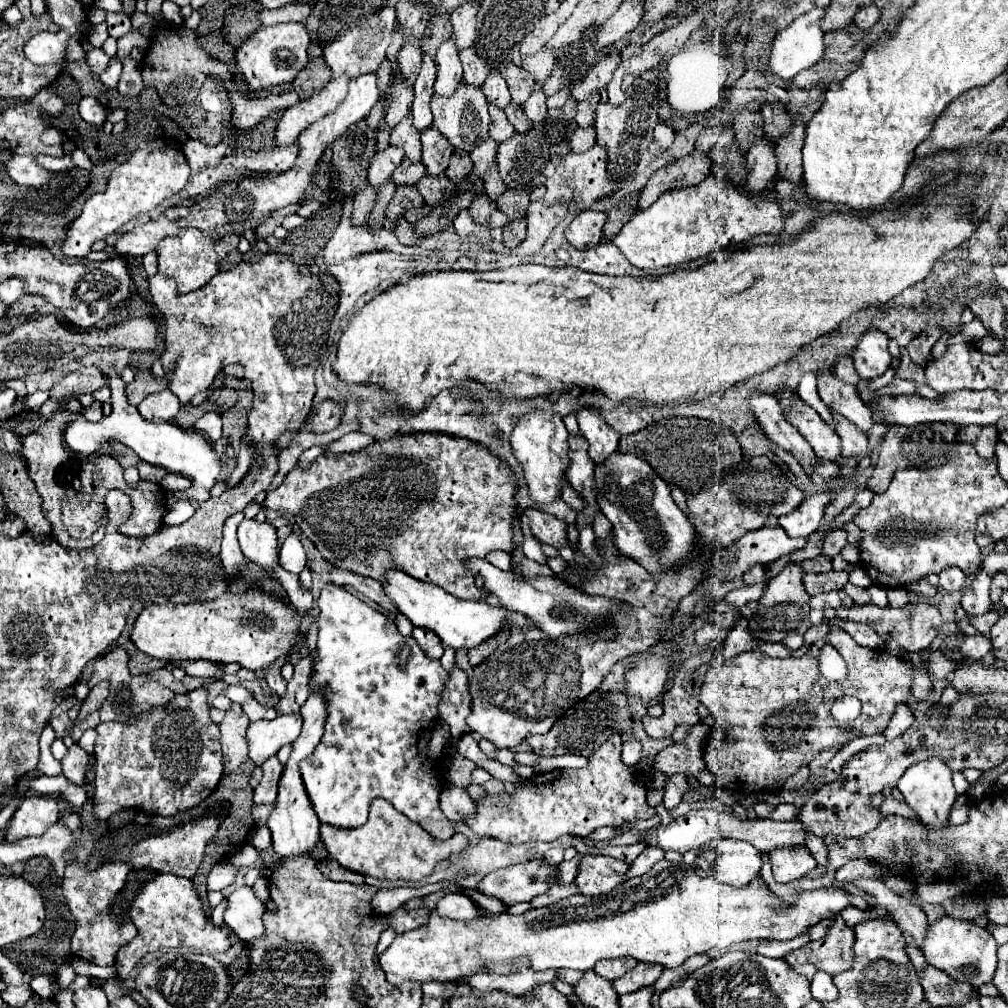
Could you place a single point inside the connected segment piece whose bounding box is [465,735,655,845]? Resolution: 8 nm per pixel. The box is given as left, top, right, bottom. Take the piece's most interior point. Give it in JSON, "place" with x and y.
{"place":[607,792]}

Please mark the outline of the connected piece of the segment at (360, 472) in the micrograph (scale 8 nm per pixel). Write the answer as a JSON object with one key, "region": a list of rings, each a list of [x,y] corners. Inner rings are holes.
{"region":[[[409,433],[409,435],[395,435],[389,439],[379,439],[373,445],[357,451],[357,453],[343,453],[339,457],[331,457],[331,455],[319,455],[309,467],[295,467],[291,469],[283,483],[267,493],[267,499],[263,501],[265,509],[273,509],[273,511],[281,511],[281,513],[291,513],[297,519],[297,525],[301,527],[301,531],[305,533],[307,539],[311,539],[315,543],[315,547],[319,549],[319,553],[331,561],[331,565],[335,567],[343,567],[349,569],[357,575],[365,575],[371,579],[377,579],[383,583],[383,575],[387,569],[399,569],[419,581],[425,583],[433,583],[443,587],[447,593],[459,597],[459,599],[483,599],[487,597],[485,589],[477,589],[475,587],[475,579],[473,575],[465,569],[465,559],[467,557],[485,557],[487,553],[495,551],[495,549],[503,549],[503,551],[513,551],[515,543],[513,543],[513,521],[515,521],[515,511],[517,511],[517,501],[515,501],[515,489],[517,483],[513,479],[513,473],[507,469],[507,465],[497,459],[493,453],[489,453],[487,449],[481,449],[479,445],[473,445],[467,439],[461,437],[451,437],[447,433]]]}

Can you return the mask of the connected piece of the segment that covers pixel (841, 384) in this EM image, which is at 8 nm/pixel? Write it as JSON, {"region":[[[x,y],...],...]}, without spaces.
{"region":[[[831,371],[831,373],[817,373],[817,389],[819,389],[819,397],[825,405],[833,407],[845,419],[855,423],[865,433],[869,433],[869,429],[873,427],[875,421],[873,421],[869,407],[861,401],[861,397],[859,397],[857,389],[853,389],[853,385],[847,385],[845,381],[841,381],[835,375],[835,371]]]}

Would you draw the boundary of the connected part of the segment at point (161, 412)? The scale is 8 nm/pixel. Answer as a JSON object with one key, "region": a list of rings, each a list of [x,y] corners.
{"region":[[[163,389],[159,393],[151,393],[139,403],[139,413],[151,421],[173,421],[179,413],[179,399],[171,389]]]}

